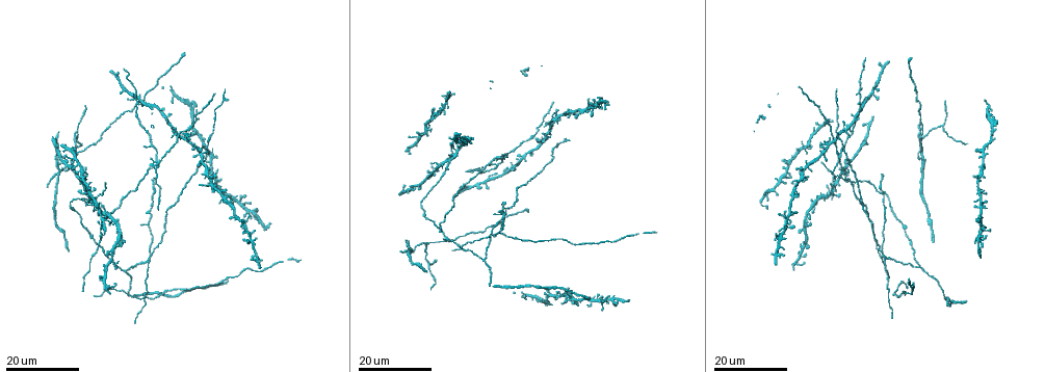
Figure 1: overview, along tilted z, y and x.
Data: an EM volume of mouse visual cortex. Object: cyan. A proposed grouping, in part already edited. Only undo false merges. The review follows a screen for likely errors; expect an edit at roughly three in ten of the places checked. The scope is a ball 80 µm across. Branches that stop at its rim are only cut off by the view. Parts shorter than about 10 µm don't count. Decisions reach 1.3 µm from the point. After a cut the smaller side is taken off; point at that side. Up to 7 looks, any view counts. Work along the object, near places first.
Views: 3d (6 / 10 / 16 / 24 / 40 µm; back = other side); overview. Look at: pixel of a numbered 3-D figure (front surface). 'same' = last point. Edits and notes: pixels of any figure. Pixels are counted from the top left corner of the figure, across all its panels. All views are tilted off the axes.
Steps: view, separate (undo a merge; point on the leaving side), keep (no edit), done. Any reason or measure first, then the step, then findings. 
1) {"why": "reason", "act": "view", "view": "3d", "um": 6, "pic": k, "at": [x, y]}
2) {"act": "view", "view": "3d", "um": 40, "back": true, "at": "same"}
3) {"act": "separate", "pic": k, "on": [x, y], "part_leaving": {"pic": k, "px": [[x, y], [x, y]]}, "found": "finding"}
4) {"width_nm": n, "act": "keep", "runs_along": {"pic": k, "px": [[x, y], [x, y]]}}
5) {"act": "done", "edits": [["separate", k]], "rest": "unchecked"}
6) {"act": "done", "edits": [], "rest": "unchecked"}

{"why": "branch point", "act": "view", "view": "3d", "um": 16, "pic": 1, "at": [881, 252]}

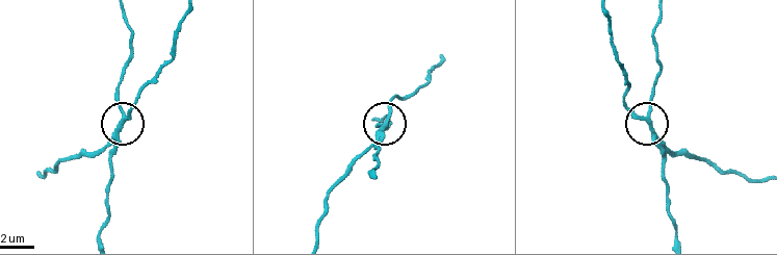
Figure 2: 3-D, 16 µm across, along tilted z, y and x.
{"act": "view", "view": "3d", "um": 6, "pic": 2, "at": [122, 119]}

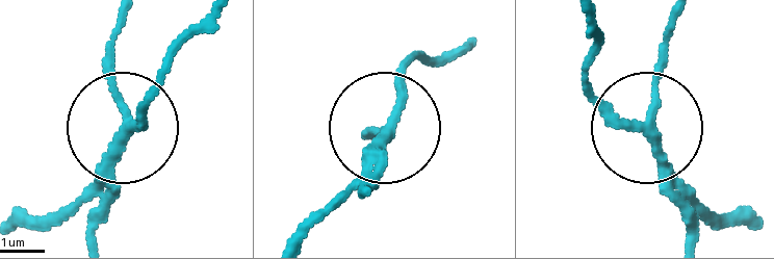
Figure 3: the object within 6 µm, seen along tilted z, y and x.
{"side_arm_um": 25, "act": "separate", "pic": 3, "on": [101, 217], "part_leaving": {"pic": 3, "px": [[117, 158], [124, 17]]}, "found": "a second neuron is stuck on"}

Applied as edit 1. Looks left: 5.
{"why": "looks like a crossing", "act": "view", "view": "3d", "um": 16, "pic": 1, "at": [155, 169]}

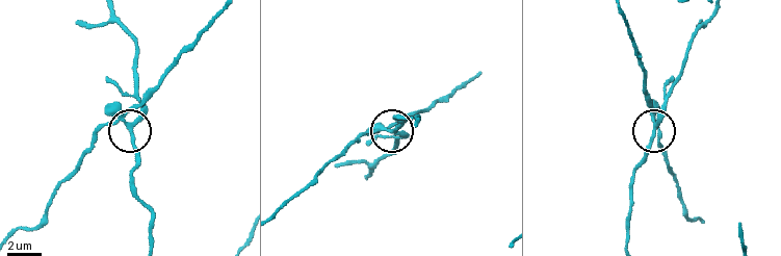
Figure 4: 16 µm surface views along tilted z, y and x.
{"act": "view", "view": "3d", "um": 6, "pic": 4, "at": [130, 126]}

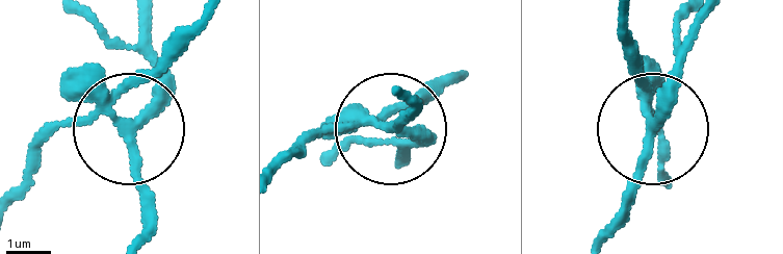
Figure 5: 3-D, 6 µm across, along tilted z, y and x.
{"side_arm_um": 13, "act": "separate", "pic": 5, "on": [417, 141], "part_leaving": {"pic": 5, "px": [[641, 99], [657, 110], [692, 23]]}, "found": "a second neuron is stuck on"}

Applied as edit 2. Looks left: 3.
{"act": "done", "edits": [["separate", 3], ["separate", 5]], "rest": "unchecked"}

